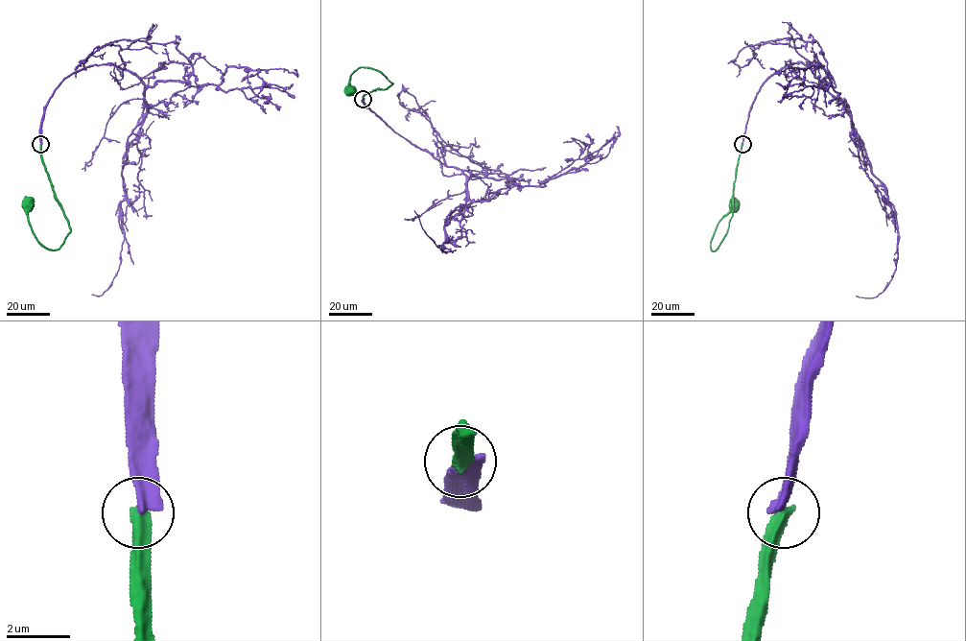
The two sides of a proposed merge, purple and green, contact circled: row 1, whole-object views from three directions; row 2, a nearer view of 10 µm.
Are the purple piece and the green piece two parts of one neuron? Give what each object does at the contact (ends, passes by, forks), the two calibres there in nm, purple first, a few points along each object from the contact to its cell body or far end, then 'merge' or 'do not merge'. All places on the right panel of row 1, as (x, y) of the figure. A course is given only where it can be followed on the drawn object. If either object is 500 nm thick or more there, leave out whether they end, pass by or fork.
purple ends; green ends; calibres 400 and 460 nm; course purple (742, 144), (760, 88), (788, 64), (802, 61), (851, 112), (899, 240), (887, 286), (856, 296); course green (742, 144), (734, 183), (733, 214), (727, 232), (713, 250), (710, 240), (719, 222), (735, 203); do not merge

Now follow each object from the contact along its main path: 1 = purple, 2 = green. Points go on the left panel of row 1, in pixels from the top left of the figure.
1: (40, 144), (48, 99), (73, 72), (113, 63), (144, 85), (122, 172), (120, 265), (111, 285), (91, 294)
2: (40, 144), (45, 170), (70, 229), (57, 249), (46, 249), (37, 239), (29, 221), (30, 202)

